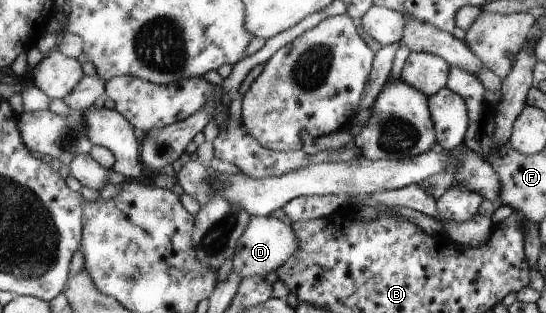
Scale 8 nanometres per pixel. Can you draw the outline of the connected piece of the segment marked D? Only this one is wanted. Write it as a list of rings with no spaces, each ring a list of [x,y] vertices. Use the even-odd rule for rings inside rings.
[[[279,215],[252,216],[246,231],[239,238],[237,252],[233,257],[234,271],[242,280],[254,275],[266,276],[276,271],[292,253],[298,249],[298,239],[292,231],[291,224],[283,223]]]

